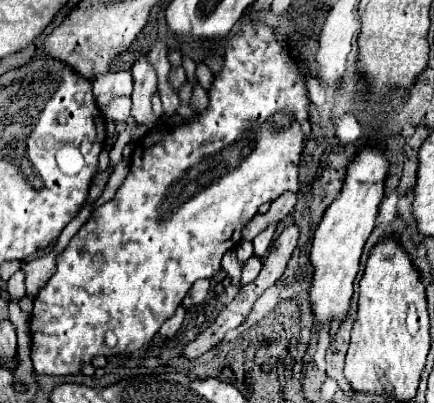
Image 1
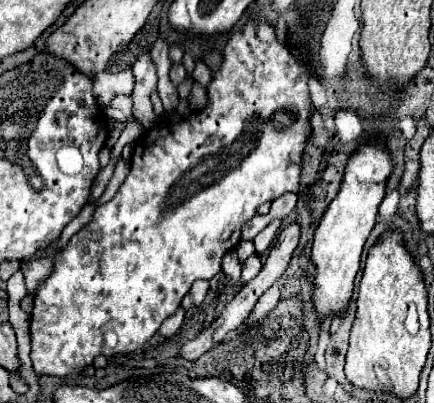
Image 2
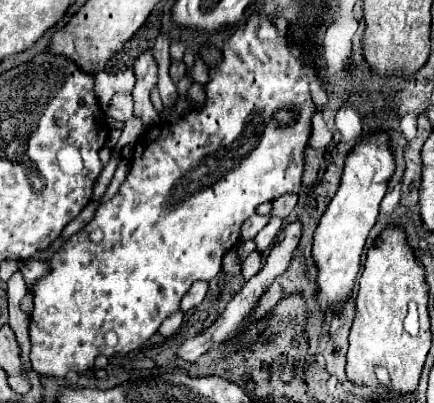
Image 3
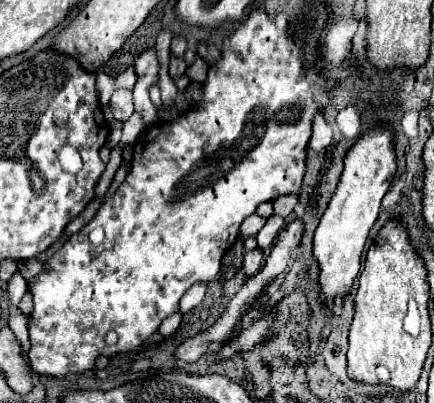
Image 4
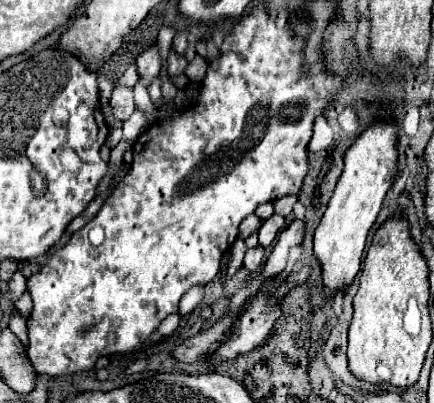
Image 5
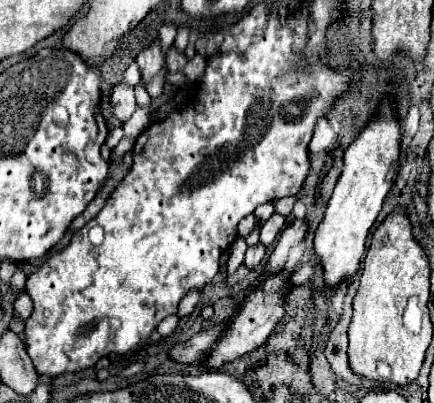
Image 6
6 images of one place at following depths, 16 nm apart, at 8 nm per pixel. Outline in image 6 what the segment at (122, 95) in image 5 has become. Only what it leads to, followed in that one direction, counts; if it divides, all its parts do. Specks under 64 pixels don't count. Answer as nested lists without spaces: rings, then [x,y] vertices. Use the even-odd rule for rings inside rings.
[[[120,84],[114,88],[112,92],[112,112],[118,120],[126,122],[130,120],[130,116],[136,110],[136,96],[134,96],[134,86],[128,84]]]

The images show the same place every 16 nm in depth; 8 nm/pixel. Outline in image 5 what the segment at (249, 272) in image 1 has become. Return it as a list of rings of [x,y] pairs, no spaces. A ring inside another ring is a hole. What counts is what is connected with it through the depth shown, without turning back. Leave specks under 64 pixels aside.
[[[254,246],[254,248],[248,248],[246,250],[246,258],[244,258],[244,266],[246,266],[246,270],[248,272],[256,272],[258,270],[258,266],[260,266],[260,262],[262,262],[262,258],[264,258],[264,246]]]

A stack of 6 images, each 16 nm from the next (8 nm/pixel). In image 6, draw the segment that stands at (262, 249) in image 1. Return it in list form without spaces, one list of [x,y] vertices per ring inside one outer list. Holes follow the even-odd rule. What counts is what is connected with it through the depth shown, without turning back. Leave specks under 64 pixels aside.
[[[272,214],[272,216],[270,216],[270,220],[262,226],[260,242],[262,242],[262,244],[266,244],[266,246],[270,246],[270,244],[276,240],[276,236],[280,234],[280,230],[284,228],[284,222],[286,222],[286,218],[284,218],[284,216],[280,216],[280,214]]]

